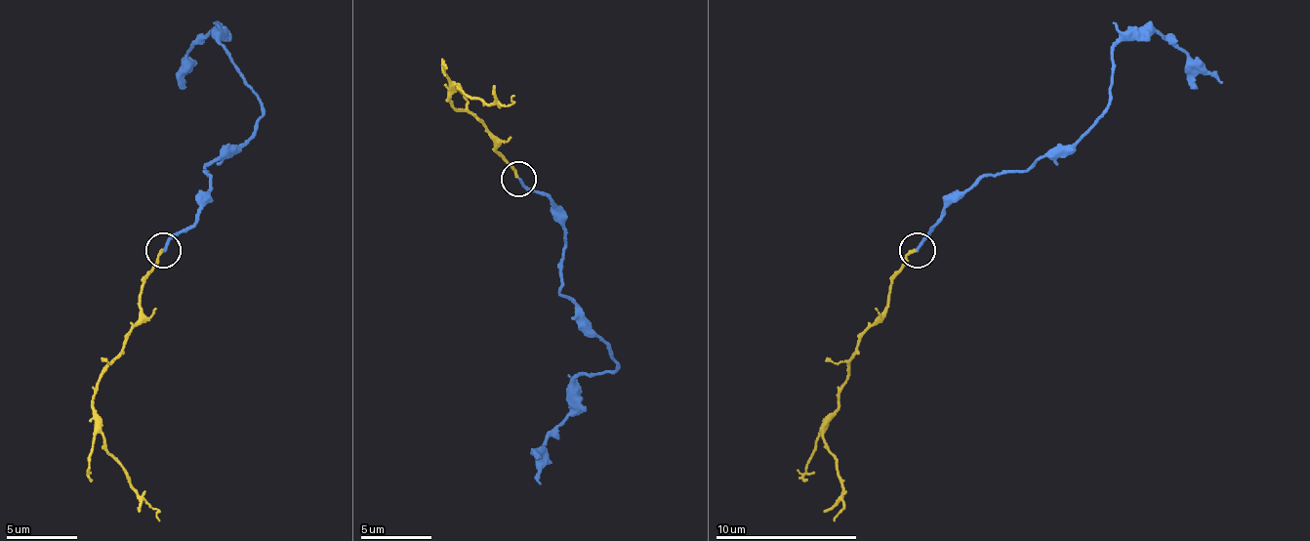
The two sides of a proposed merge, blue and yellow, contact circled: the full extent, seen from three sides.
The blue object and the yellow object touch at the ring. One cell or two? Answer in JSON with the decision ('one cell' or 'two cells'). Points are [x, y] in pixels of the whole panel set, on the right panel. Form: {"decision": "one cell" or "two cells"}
{"decision": "two cells"}

